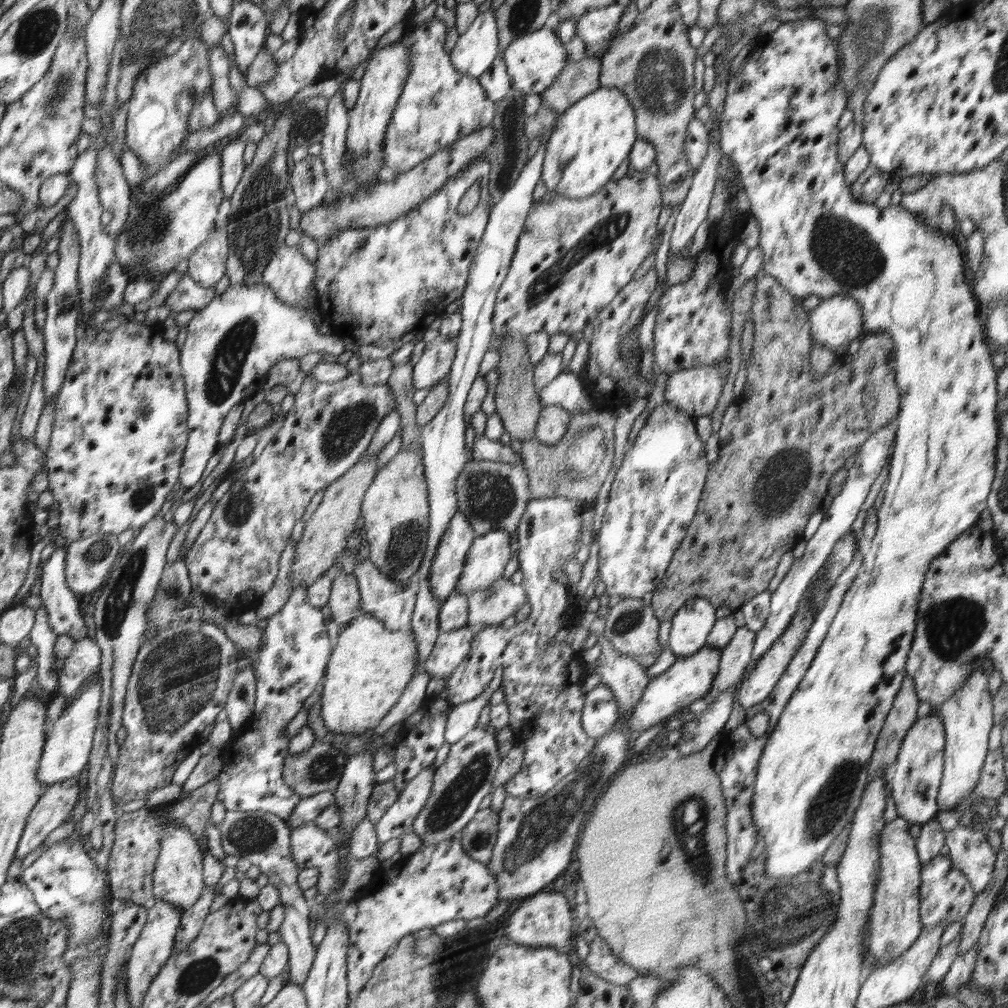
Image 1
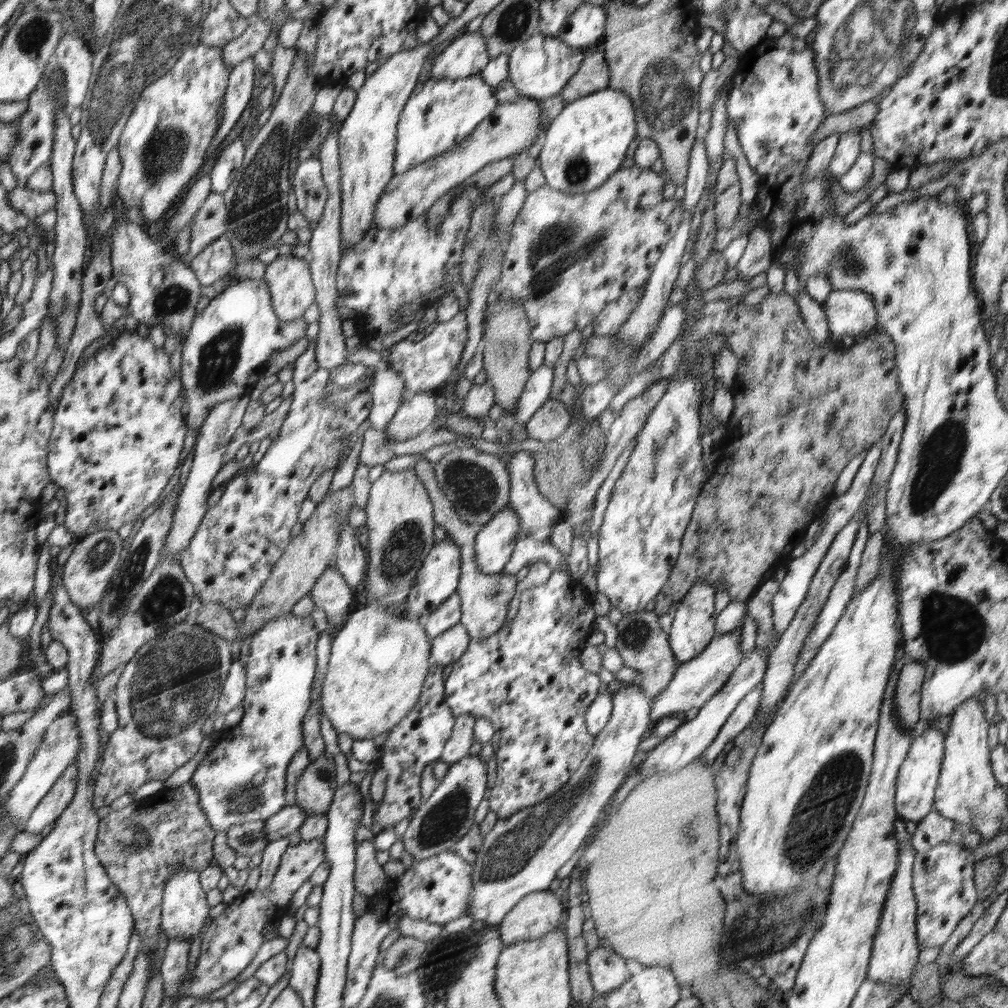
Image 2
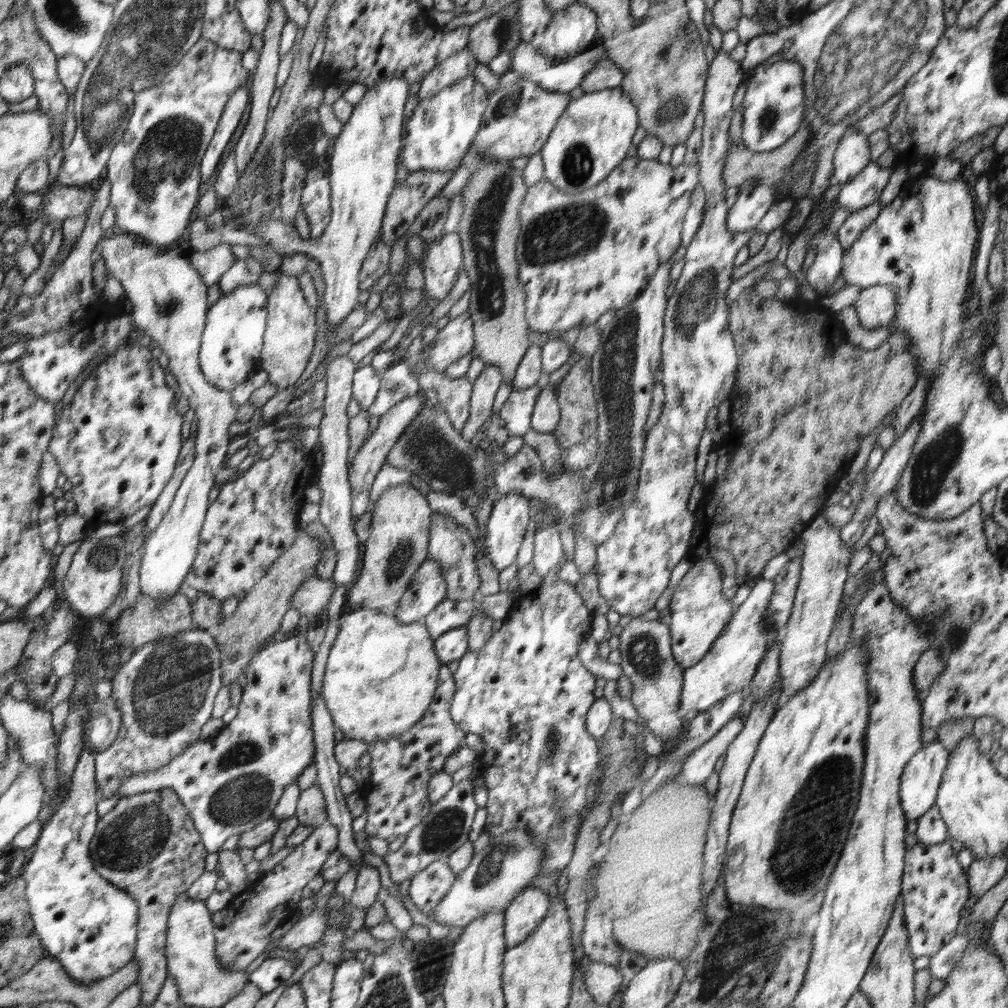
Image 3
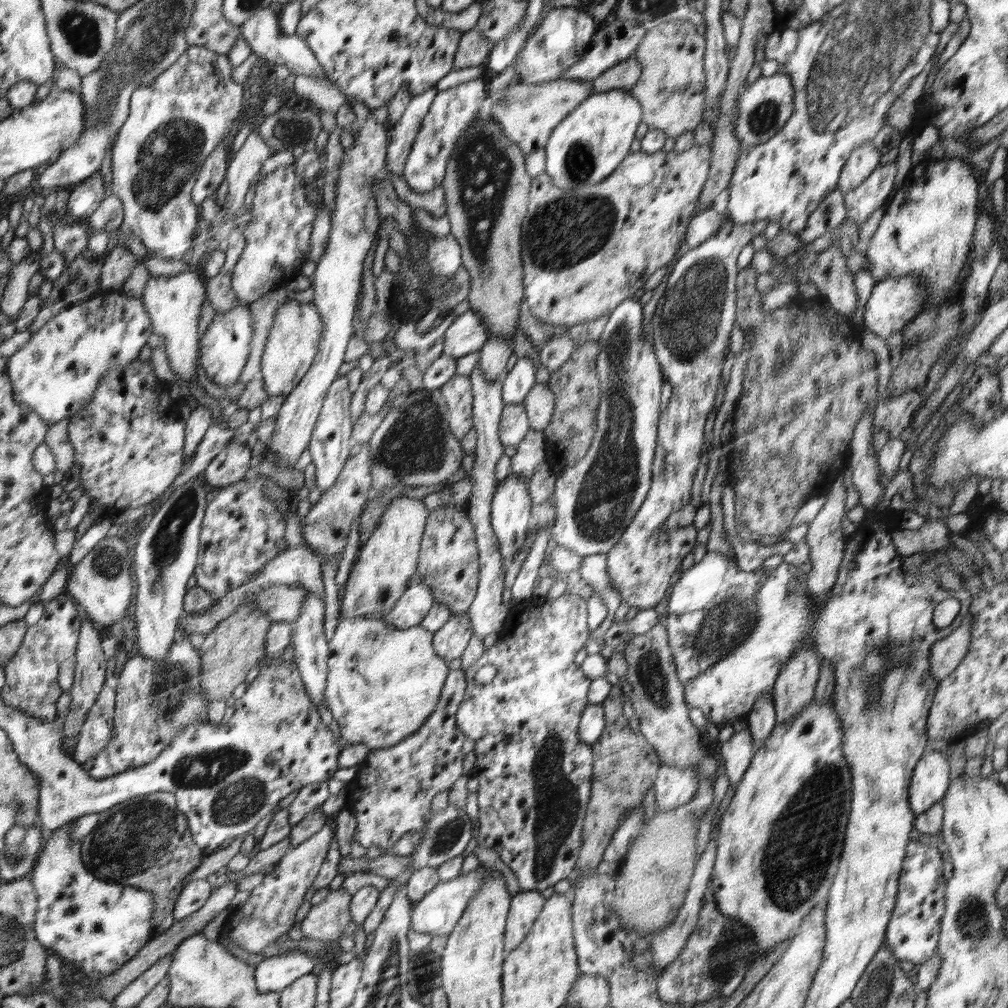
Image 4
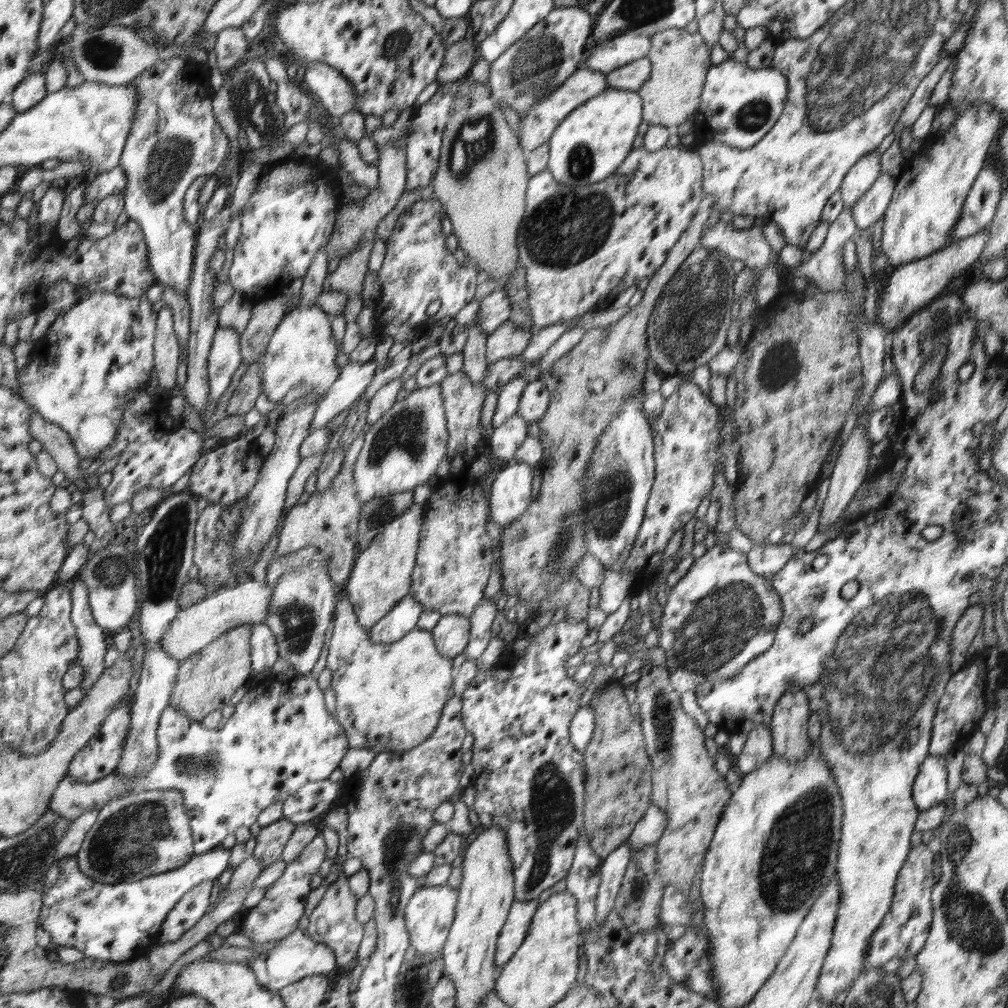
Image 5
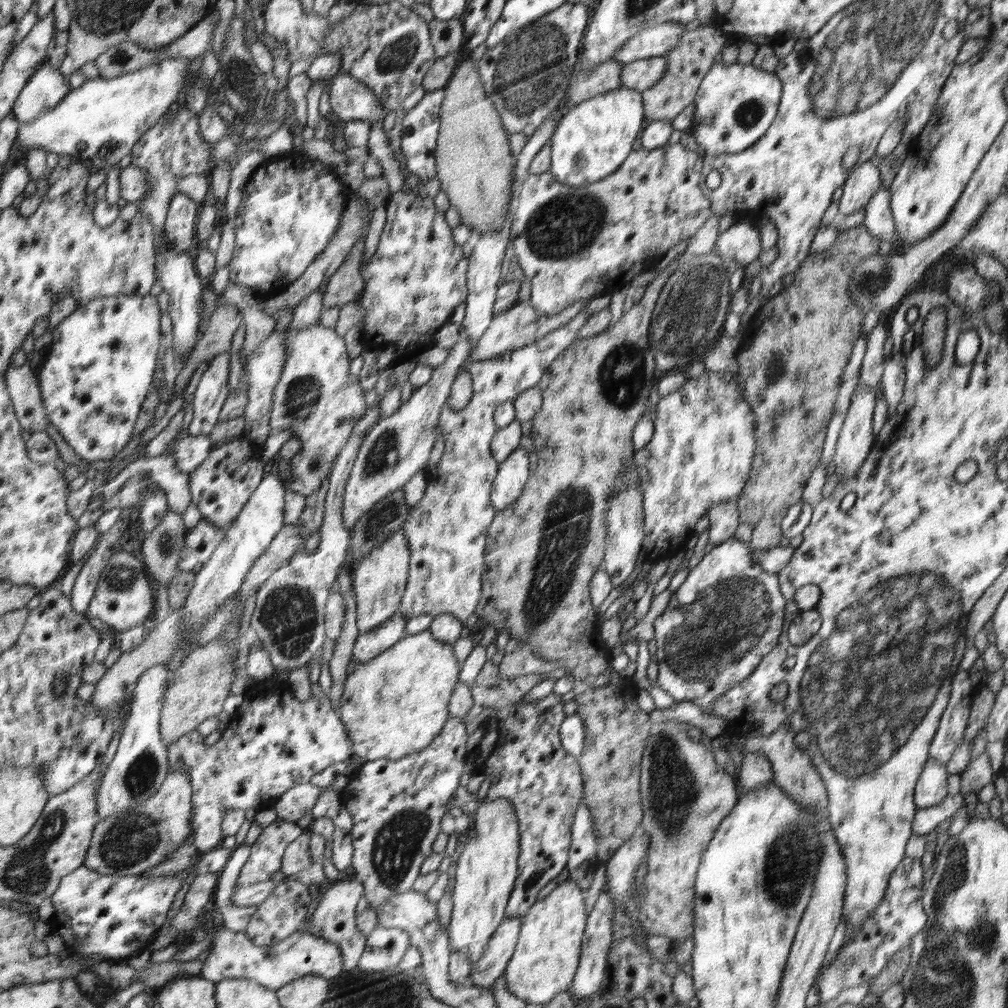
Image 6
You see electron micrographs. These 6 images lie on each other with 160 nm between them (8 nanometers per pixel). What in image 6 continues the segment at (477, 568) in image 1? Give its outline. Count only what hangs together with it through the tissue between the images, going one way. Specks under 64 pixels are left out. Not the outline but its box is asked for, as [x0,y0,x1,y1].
[491,447,531,512]

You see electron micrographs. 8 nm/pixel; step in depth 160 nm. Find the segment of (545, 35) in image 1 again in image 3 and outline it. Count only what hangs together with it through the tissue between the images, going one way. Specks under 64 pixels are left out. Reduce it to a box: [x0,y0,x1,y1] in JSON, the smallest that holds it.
[510,40,607,93]

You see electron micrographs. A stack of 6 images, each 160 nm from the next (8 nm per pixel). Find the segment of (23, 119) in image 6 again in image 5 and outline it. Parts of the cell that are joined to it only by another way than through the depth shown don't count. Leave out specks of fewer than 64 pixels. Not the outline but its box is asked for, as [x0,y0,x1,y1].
[10,73,46,114]

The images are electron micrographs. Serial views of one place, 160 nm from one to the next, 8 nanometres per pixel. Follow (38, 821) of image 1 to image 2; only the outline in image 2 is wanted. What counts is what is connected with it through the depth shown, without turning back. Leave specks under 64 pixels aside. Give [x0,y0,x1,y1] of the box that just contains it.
[23,763,77,834]

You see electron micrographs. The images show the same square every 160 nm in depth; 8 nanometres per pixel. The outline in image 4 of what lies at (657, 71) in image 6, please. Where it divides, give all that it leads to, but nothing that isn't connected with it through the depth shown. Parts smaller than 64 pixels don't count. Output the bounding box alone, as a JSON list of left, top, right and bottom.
[590,57,640,93]

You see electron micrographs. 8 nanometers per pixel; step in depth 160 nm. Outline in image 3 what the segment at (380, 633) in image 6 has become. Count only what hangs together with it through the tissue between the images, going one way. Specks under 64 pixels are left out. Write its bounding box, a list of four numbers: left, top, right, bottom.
[393,559,449,624]

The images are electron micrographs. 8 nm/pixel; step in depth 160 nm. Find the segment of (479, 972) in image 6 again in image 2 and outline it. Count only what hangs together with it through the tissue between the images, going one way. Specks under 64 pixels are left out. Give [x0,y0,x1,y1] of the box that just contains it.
[498,890,564,946]

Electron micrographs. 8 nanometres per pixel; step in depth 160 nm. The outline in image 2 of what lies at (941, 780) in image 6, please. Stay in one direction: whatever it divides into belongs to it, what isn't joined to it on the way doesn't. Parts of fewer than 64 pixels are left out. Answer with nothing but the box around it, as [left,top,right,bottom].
[895,724,944,823]

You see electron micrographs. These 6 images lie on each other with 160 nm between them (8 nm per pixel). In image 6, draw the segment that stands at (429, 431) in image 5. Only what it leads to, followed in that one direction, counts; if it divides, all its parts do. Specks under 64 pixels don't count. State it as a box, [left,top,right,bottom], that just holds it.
[341,328,471,531]

